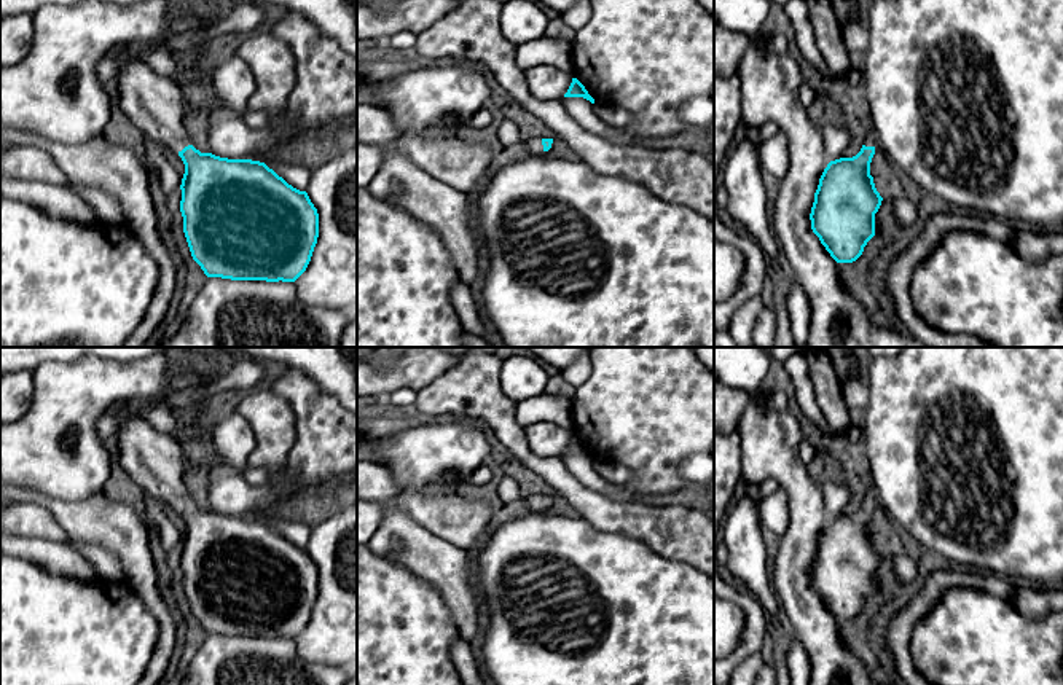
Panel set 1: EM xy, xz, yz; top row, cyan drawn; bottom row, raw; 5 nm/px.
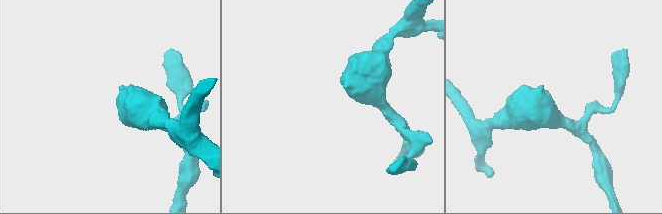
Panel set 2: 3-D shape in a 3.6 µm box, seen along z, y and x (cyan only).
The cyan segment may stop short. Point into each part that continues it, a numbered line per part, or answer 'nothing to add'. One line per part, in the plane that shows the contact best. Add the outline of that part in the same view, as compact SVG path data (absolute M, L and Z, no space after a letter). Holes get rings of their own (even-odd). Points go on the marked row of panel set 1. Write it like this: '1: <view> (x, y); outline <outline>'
1: xz (534, 147); outline M531 139L531 140L526 140L523 145L521 145L523 150L526 150L529 155L532 156L542 156L545 151L543 151L543 145L542 145L542 139Z

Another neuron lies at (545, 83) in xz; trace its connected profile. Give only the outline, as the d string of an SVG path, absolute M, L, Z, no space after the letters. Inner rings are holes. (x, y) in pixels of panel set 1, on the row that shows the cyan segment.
M537 65L526 72L531 94L539 100L559 102L572 83L572 73L551 65Z

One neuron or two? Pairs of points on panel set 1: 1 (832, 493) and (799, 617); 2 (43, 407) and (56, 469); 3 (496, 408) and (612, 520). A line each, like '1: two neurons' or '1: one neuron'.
1: two neurons
2: one neuron
3: one neuron

